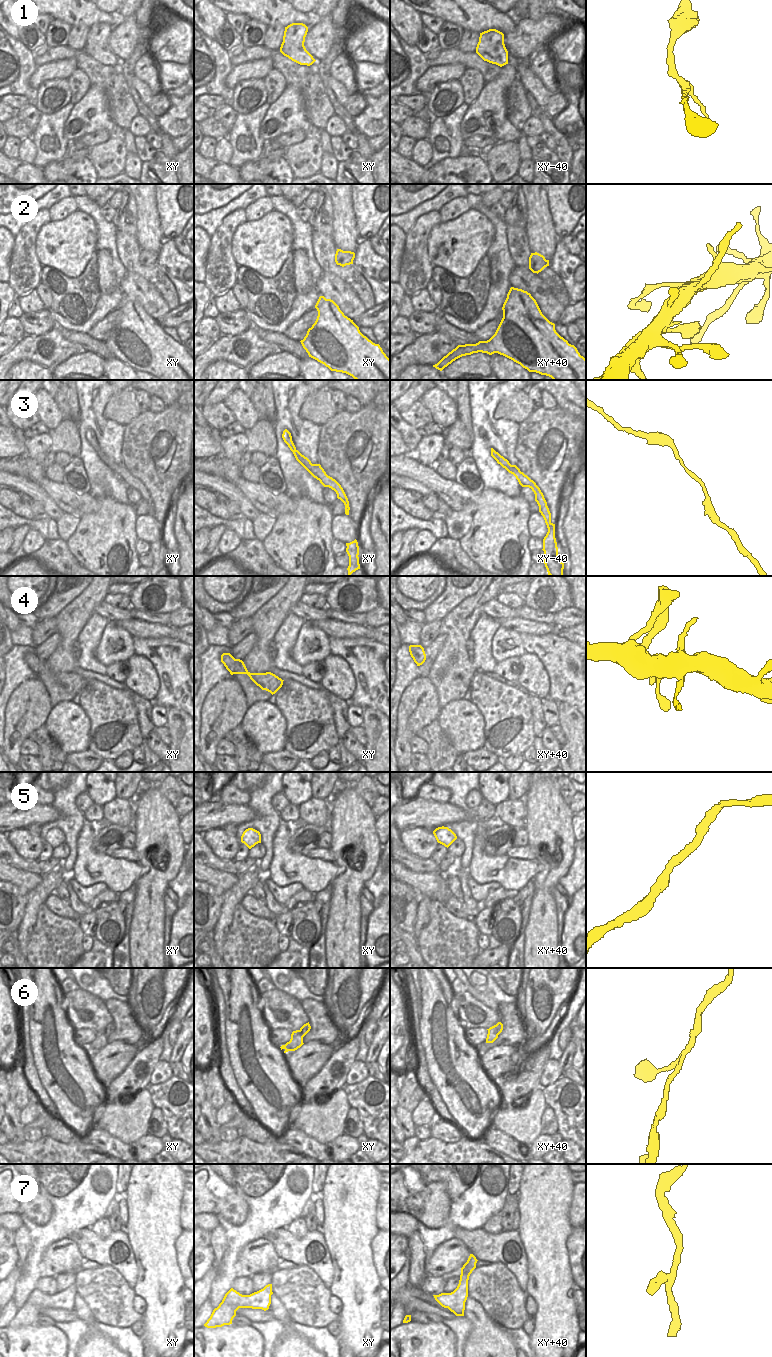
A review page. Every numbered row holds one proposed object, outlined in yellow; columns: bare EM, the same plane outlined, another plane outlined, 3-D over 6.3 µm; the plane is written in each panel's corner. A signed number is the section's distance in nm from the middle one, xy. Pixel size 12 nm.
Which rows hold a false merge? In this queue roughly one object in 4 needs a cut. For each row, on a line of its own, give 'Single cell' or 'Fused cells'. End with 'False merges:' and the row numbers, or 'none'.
1: Single cell
2: Fused cells
3: Single cell
4: Single cell
5: Single cell
6: Fused cells
7: Single cell
False merges: 2, 6.

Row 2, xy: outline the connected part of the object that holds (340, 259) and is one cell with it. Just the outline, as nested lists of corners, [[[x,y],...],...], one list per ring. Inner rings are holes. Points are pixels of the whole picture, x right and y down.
[[[337,249],[336,251],[335,262],[337,265],[340,265],[342,267],[353,264],[353,261],[349,260],[348,258],[344,256],[344,253],[342,252],[341,249]]]

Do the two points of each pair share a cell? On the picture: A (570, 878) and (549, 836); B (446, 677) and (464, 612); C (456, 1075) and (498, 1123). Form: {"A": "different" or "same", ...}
{"A": "different", "B": "same", "C": "different"}

